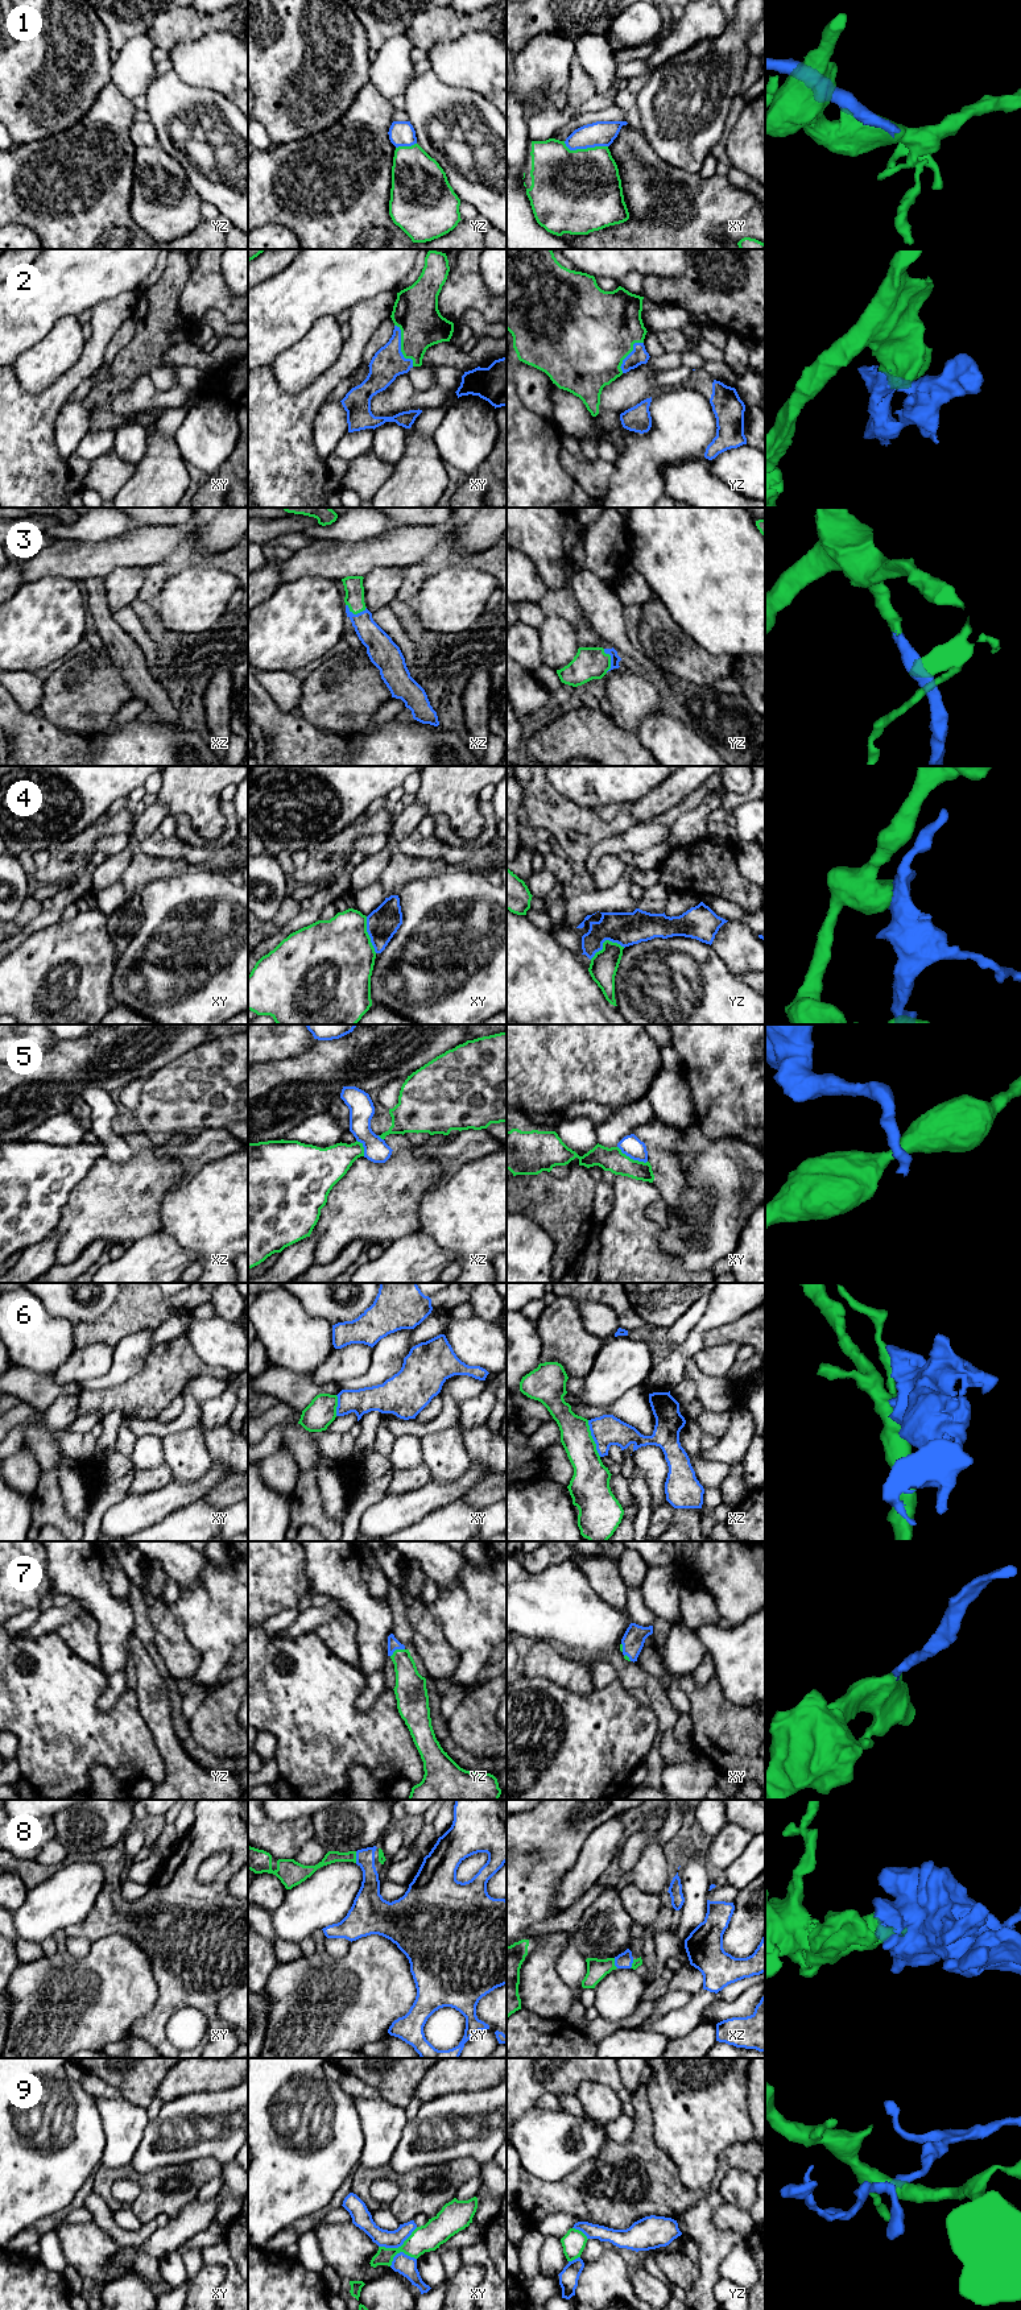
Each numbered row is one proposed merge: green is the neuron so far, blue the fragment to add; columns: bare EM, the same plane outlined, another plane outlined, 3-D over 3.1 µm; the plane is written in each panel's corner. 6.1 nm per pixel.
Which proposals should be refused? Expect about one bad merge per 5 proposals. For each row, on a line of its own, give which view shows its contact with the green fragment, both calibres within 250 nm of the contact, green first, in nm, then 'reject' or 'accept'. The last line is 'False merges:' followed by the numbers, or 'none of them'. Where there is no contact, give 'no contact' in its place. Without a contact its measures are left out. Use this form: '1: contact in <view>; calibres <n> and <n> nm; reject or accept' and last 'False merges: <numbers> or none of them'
1: contact in xy; calibres 500 and 160 nm; reject
2: contact in xy; calibres 280 and 200 nm; accept
3: contact in xz; calibres 120 and 160 nm; accept
4: contact in yz; calibres 170 and 200 nm; reject
5: contact in xy; calibres 150 and 120 nm; reject
6: contact in xz; calibres 220 and 190 nm; reject
7: contact in yz; calibres 190 and 70 nm; accept
8: contact in xy; calibres 80 and 140 nm; accept
9: contact in xy; calibres 160 and 110 nm; reject
False merges: 1, 4, 5, 6, 9

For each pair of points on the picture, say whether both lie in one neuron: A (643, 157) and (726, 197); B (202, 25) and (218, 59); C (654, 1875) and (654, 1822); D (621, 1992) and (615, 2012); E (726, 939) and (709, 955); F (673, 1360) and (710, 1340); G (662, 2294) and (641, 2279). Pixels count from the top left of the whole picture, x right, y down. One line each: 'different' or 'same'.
A: same
B: different
C: same
D: same
E: different
F: different
G: same

